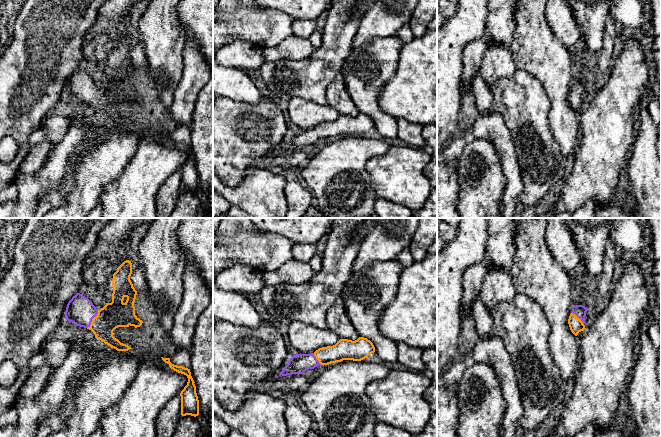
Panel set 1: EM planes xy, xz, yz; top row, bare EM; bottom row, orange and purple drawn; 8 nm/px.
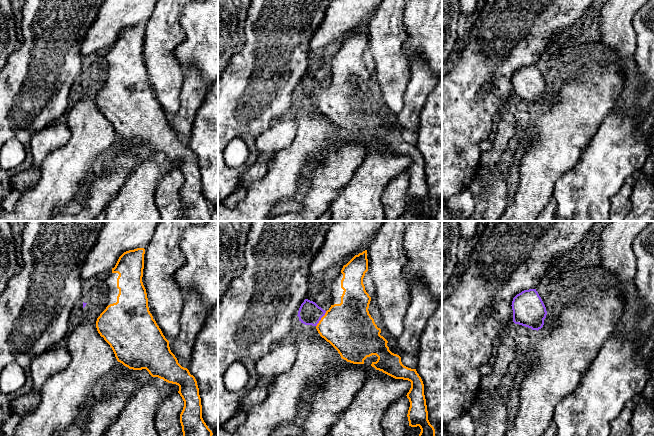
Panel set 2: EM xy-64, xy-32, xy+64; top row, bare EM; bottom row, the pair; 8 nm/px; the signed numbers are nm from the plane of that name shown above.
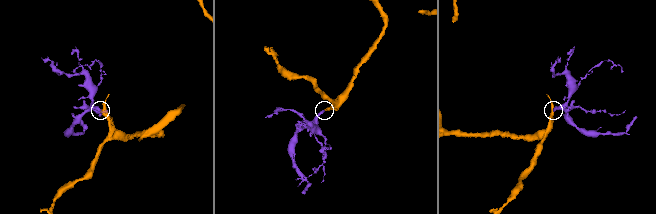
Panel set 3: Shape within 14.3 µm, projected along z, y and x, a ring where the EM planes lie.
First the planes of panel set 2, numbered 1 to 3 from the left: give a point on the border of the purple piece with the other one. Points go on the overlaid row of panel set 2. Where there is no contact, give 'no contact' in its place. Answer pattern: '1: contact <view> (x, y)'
1: no contact
2: contact xy-32 (321, 319)
3: no contact

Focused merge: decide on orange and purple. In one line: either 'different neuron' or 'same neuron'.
same neuron

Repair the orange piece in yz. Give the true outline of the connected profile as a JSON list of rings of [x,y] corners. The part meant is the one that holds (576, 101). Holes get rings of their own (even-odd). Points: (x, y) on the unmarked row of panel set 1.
[[[576,81],[572,83],[571,90],[568,95],[568,100],[571,108],[577,112],[579,108],[585,105],[585,93],[587,84],[583,81]]]

